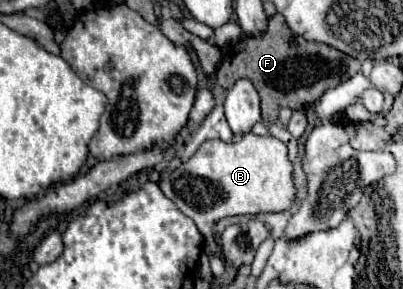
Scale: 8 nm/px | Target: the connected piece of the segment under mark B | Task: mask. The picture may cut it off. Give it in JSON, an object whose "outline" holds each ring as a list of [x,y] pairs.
{"outline":[[[252,132],[244,134],[240,142],[222,142],[222,140],[208,140],[204,142],[196,154],[182,162],[174,172],[170,172],[168,178],[158,182],[160,190],[164,192],[166,198],[170,198],[180,212],[184,212],[188,218],[194,220],[194,224],[200,228],[200,232],[206,238],[206,256],[218,256],[218,246],[216,246],[216,236],[212,232],[212,226],[222,220],[224,216],[234,216],[234,214],[260,214],[260,212],[280,212],[288,210],[290,204],[296,200],[294,198],[294,184],[292,184],[292,164],[288,162],[286,146],[270,136],[256,136]]]}

